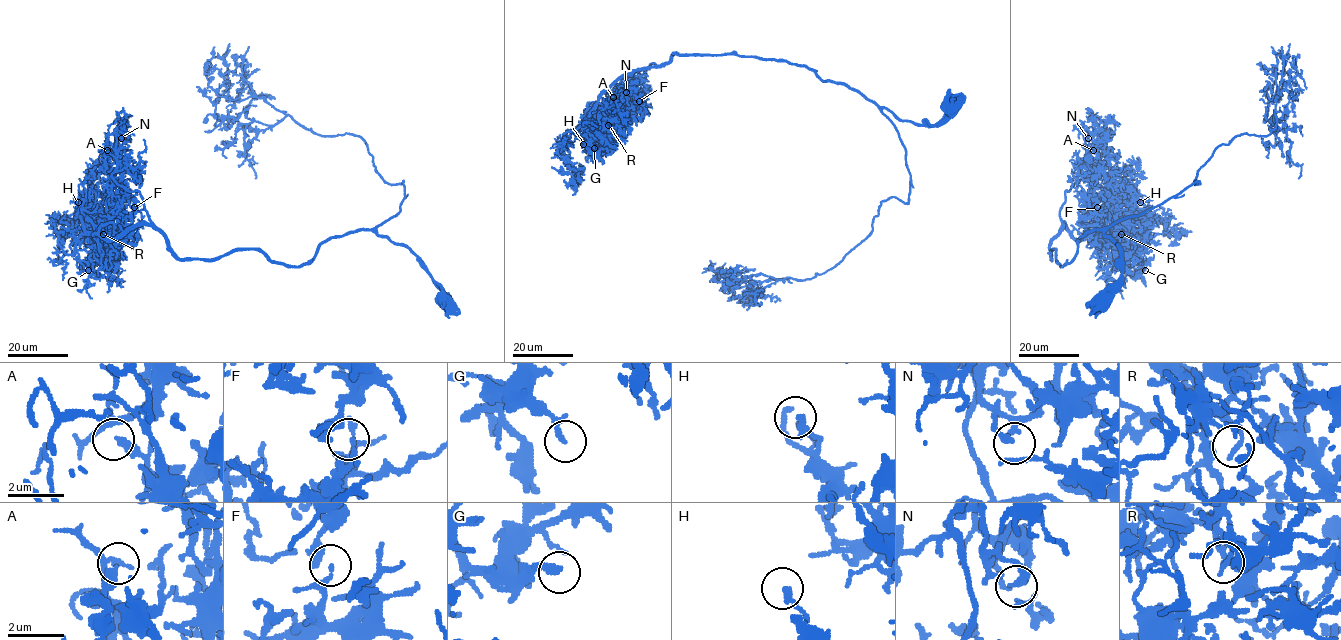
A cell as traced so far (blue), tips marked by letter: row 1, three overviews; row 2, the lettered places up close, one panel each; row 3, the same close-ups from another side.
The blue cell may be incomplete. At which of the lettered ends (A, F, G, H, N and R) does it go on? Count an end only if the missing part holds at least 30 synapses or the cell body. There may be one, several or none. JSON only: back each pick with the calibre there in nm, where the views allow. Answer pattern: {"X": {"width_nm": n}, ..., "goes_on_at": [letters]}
{"goes_on_at": []}

